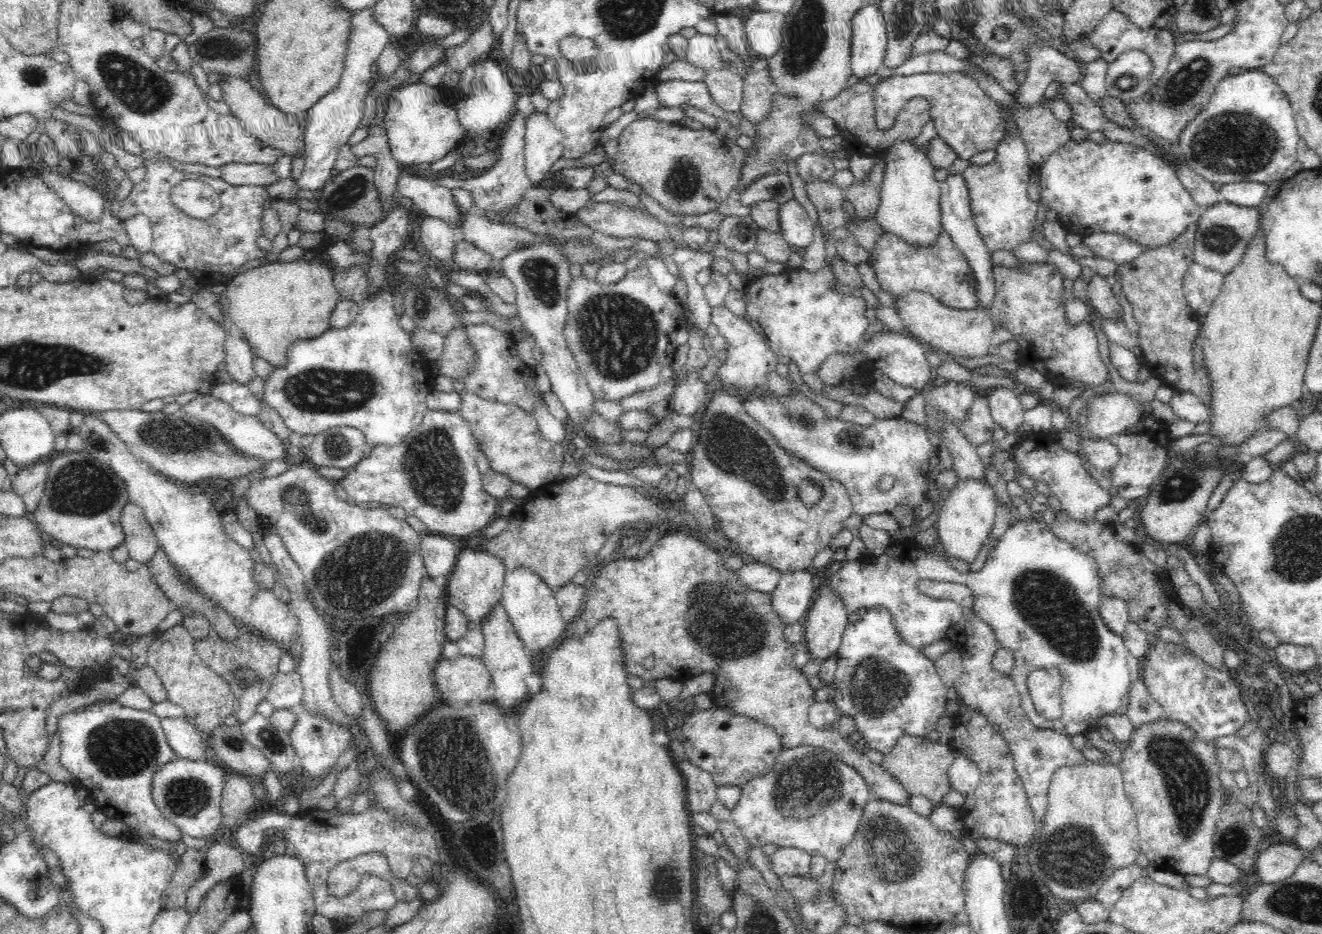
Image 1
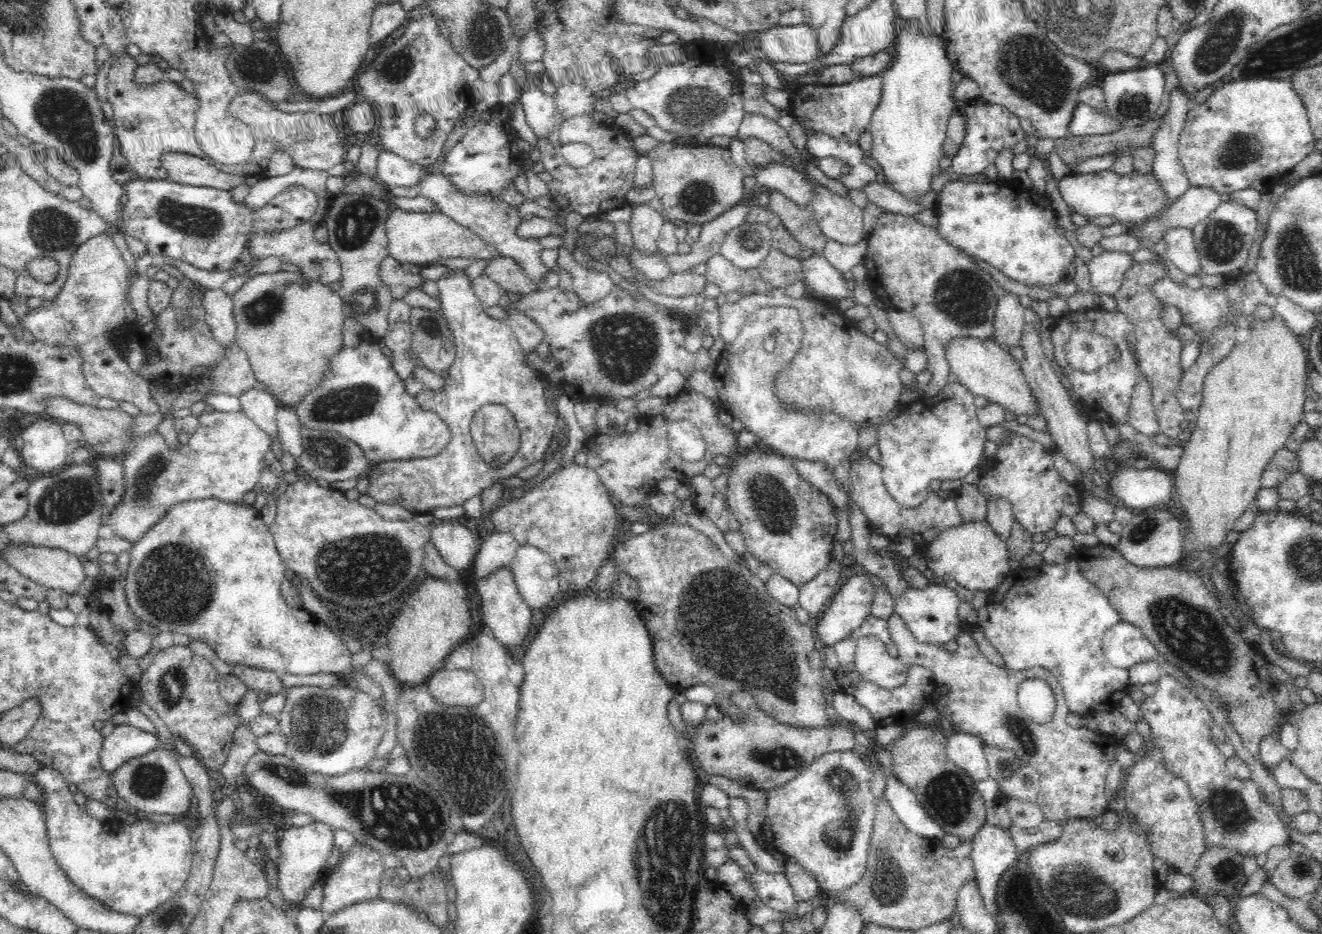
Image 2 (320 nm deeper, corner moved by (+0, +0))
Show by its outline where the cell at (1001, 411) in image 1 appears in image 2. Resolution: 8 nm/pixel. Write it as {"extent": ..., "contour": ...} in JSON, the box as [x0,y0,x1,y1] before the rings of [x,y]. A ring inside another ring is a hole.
{"extent":[994,291,1024,353],"contour":[[[1005,291],[999,298],[994,316],[995,342],[1010,353],[1010,348],[1020,347],[1024,320],[1024,307],[1020,305],[1018,295]]]}

